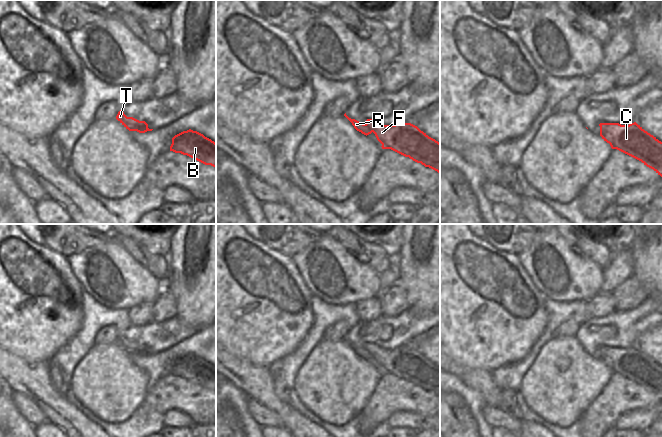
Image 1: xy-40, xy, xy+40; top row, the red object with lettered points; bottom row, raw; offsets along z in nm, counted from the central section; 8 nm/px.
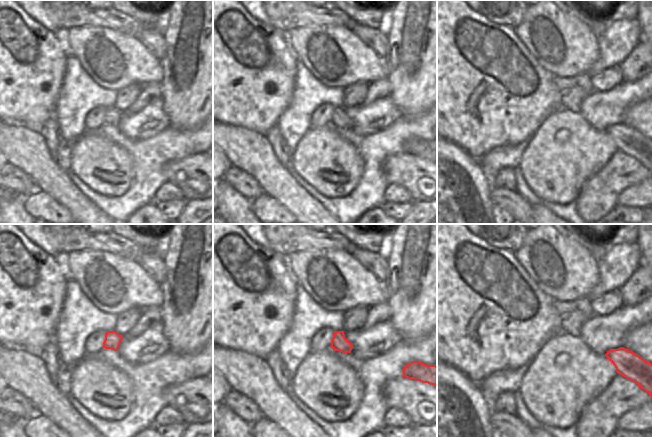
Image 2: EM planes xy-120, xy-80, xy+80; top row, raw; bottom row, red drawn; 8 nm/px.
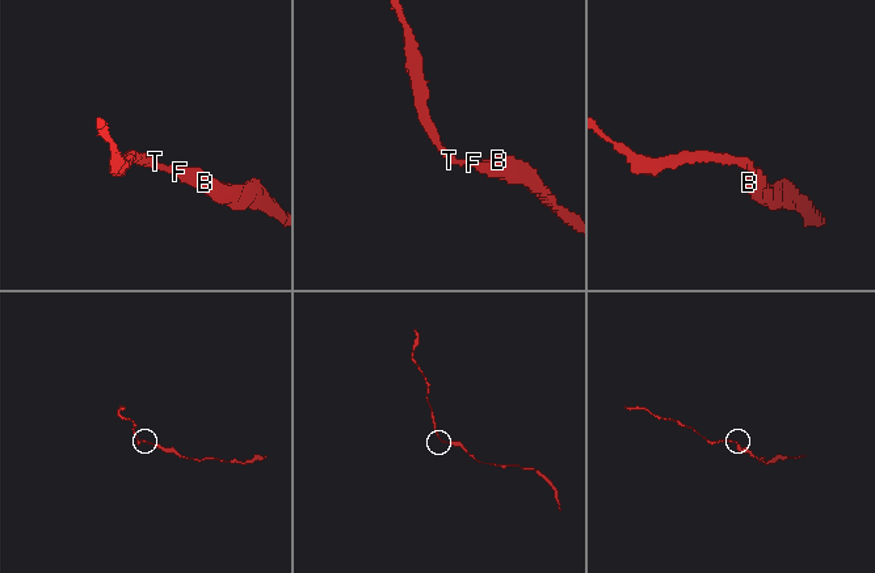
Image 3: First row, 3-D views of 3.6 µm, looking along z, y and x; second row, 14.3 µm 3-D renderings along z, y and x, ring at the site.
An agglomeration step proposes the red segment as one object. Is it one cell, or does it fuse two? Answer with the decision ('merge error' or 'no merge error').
no merge error

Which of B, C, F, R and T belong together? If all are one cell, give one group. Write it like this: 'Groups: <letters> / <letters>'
Groups: B C F R T

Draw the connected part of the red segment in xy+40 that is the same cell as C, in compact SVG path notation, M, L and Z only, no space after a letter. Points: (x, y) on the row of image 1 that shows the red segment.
M636 122L629 125L600 123L600 136L617 149L653 169L662 177L662 142Z

